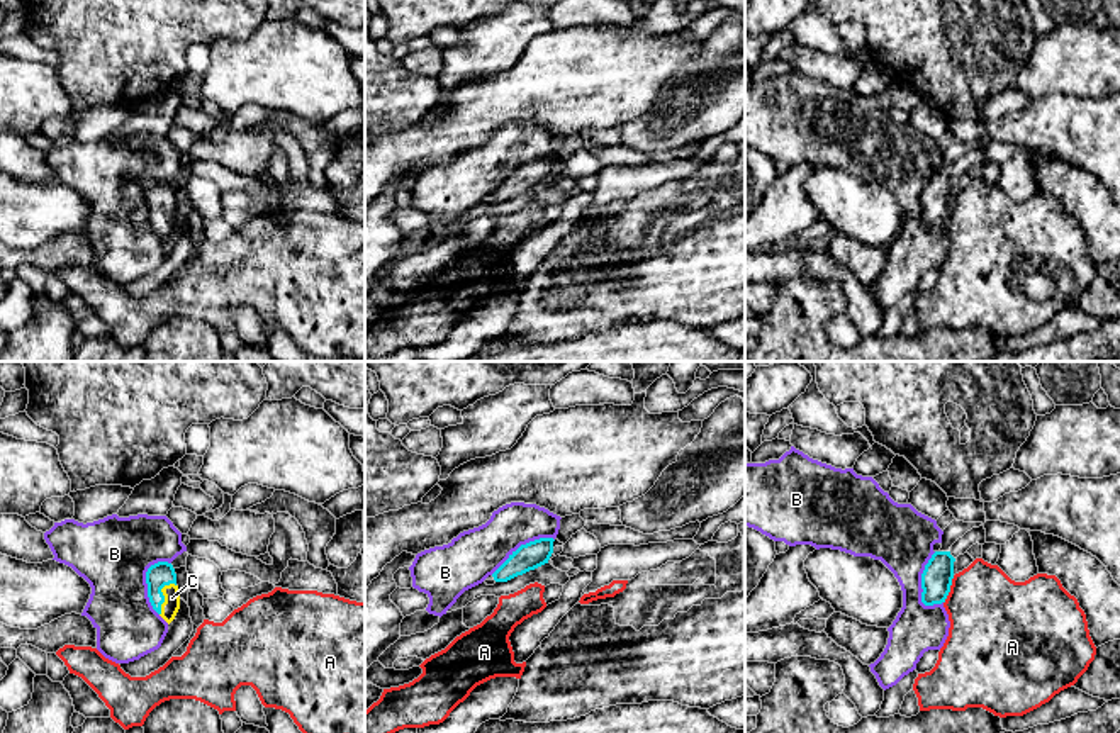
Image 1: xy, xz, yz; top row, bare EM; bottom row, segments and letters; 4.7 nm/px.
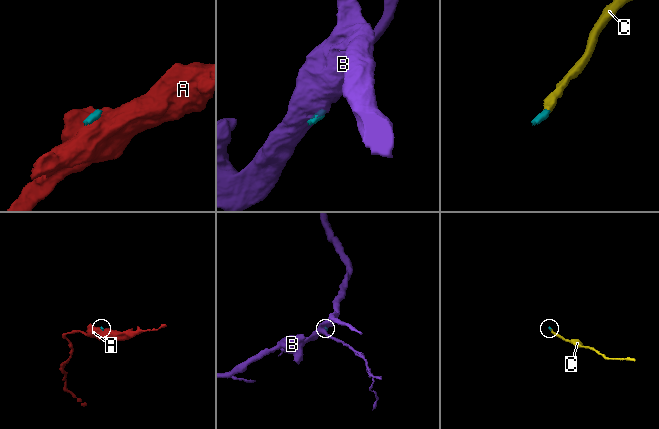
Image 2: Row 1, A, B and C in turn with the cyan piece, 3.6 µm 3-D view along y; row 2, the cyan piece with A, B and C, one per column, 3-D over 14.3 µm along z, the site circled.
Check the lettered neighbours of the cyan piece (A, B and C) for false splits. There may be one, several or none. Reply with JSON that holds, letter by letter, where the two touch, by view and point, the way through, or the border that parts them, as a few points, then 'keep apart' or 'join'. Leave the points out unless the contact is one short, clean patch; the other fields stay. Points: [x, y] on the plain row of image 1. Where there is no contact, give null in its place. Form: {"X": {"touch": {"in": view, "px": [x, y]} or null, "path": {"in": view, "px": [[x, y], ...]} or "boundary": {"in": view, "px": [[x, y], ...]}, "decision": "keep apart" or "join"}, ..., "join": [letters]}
{"A": {"touch": {"in": "yz", "px": [949, 209]}, "boundary": {"in": "yz", "px": [[954, 195], [944, 223]]}, "decision": "keep apart"}, "B": {"touch": {"in": "yz", "px": [922, 199]}, "boundary": {"in": "yz", "px": [[935, 172], [922, 194], [922, 223], [925, 226]]}, "decision": "keep apart"}, "C": {"touch": {"in": "xy", "px": [163, 216]}, "path": {"in": "xy", "px": [[162, 194], [163, 216], [172, 218]]}, "decision": "join"}, "join": ["C"]}

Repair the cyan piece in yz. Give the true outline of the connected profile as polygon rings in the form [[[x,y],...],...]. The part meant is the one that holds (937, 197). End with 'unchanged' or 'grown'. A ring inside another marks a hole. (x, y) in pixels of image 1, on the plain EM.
[[[935,171],[921,193],[921,222],[925,226],[945,222],[952,199],[955,178],[950,171]]]; unchanged

